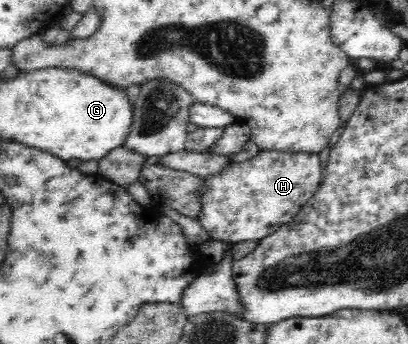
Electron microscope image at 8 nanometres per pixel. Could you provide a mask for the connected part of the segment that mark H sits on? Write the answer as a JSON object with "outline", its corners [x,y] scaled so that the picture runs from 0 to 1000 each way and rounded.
{"outline":[[[637,433],[632,448],[608,468],[559,474],[544,497],[529,497],[529,509],[485,515],[495,523],[495,549],[485,549],[480,561],[490,587],[490,619],[480,637],[515,698],[559,703],[569,712],[593,701],[632,703],[725,631],[745,593],[779,555],[789,532],[789,509],[794,491],[779,448],[755,439],[686,442]]]}

